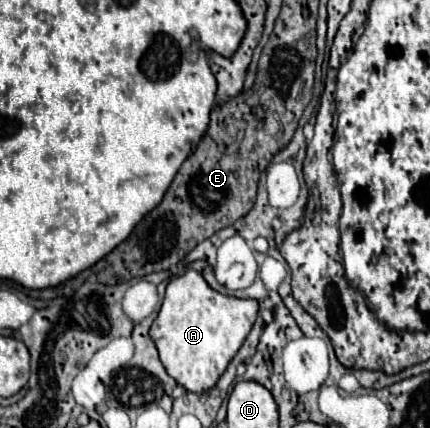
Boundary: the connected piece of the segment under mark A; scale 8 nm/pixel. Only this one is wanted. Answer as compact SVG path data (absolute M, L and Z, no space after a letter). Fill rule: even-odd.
M195 269L173 279L167 285L161 311L151 327L151 339L167 373L187 391L203 393L219 381L229 361L241 349L257 319L259 303L255 299L237 299L211 289Z

